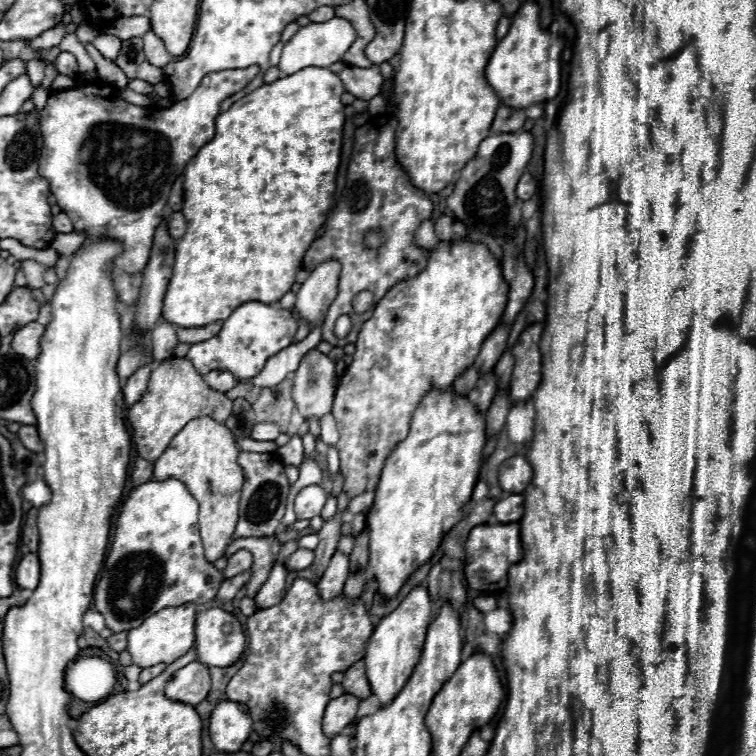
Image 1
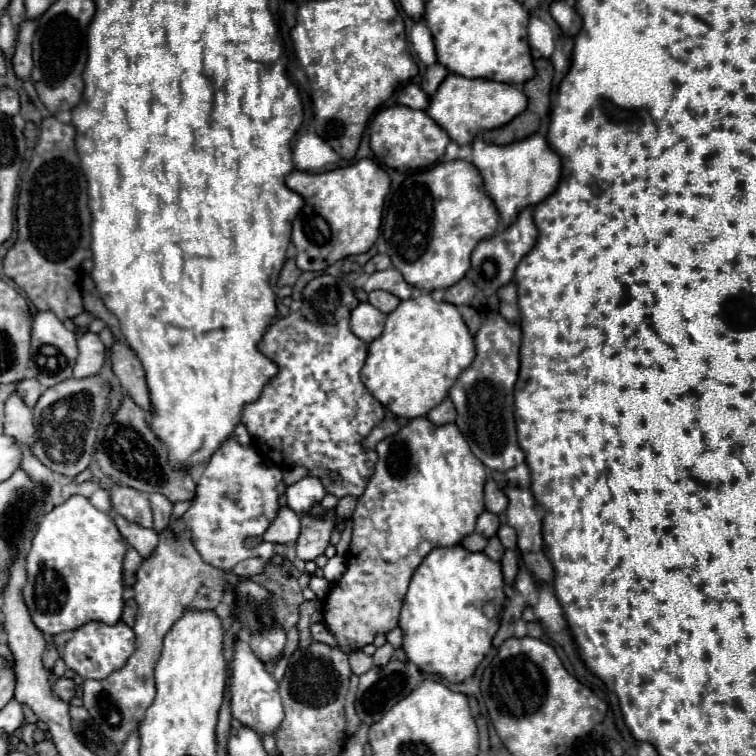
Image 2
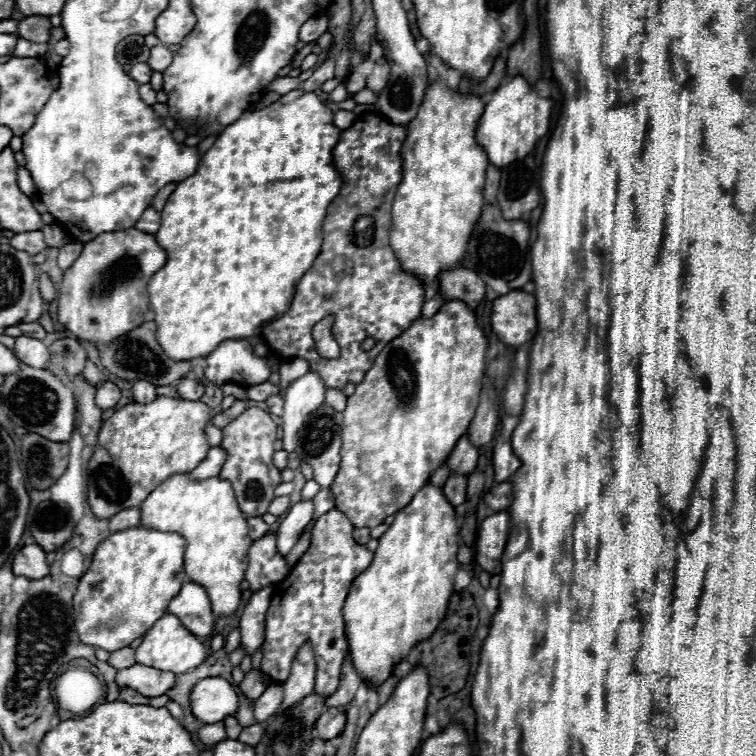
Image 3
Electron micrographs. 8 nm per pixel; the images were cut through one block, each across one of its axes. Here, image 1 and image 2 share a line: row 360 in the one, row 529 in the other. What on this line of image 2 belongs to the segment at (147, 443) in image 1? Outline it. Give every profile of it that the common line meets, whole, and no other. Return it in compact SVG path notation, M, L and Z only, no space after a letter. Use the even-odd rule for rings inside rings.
M170 520L168 526L158 534L158 544L154 552L144 558L134 584L134 598L138 602L138 614L134 622L136 650L128 658L126 666L112 672L104 680L84 680L84 708L100 722L102 732L116 744L124 744L126 738L138 728L144 710L152 704L156 694L154 686L154 666L162 652L162 638L172 628L172 622L180 618L186 608L194 610L214 610L222 600L224 590L224 570L214 568L202 560L192 544L190 530L184 520Z

